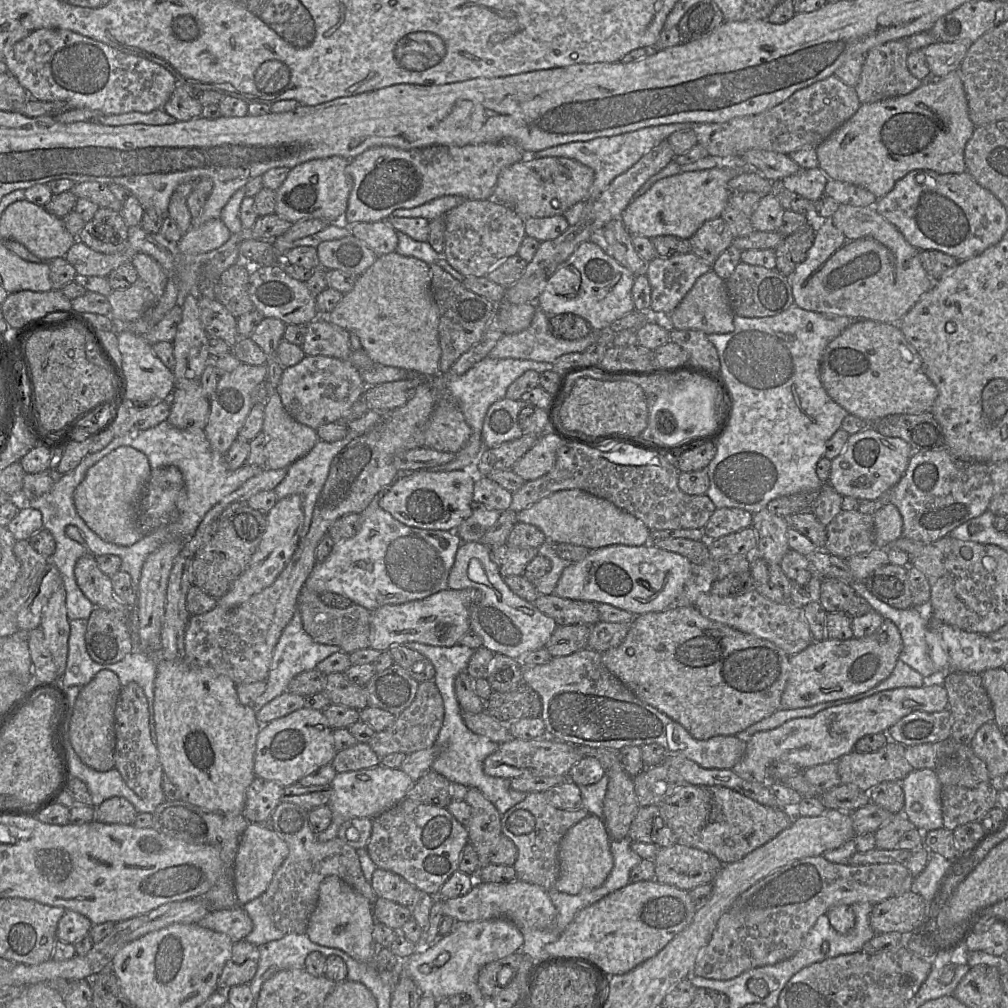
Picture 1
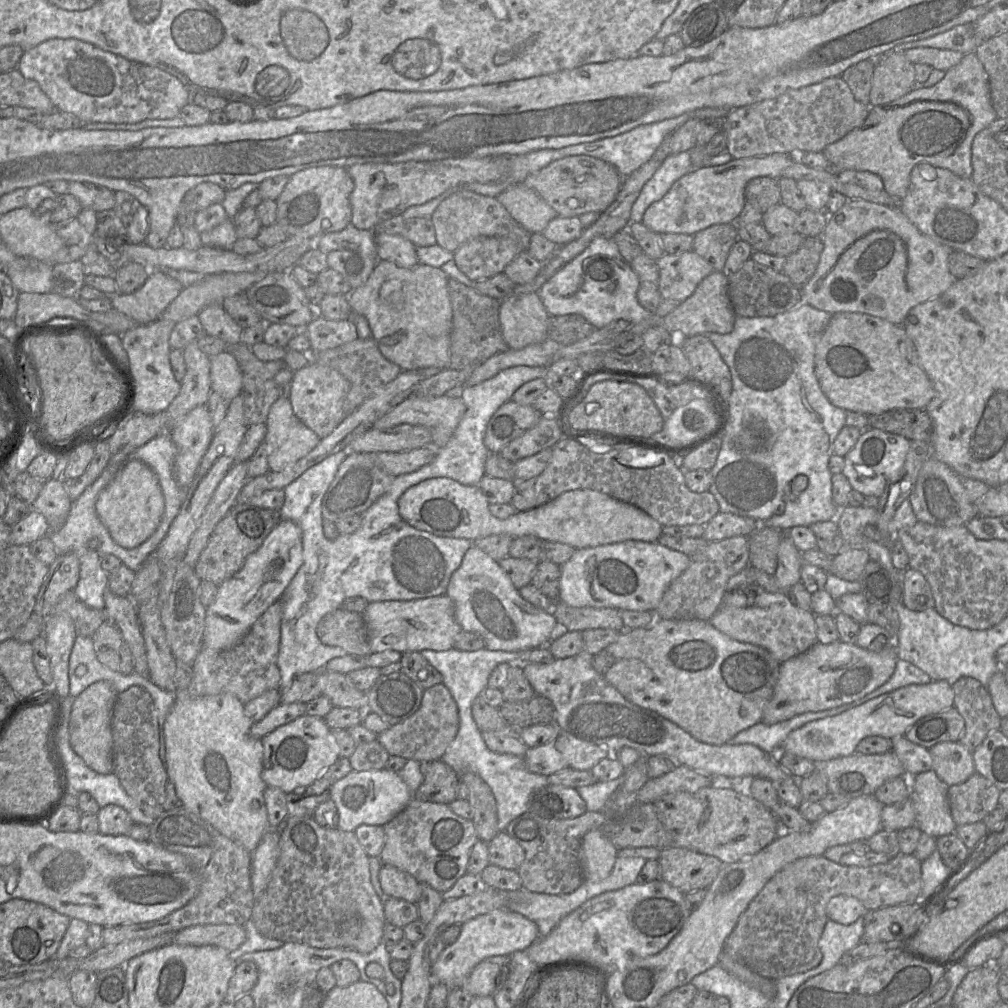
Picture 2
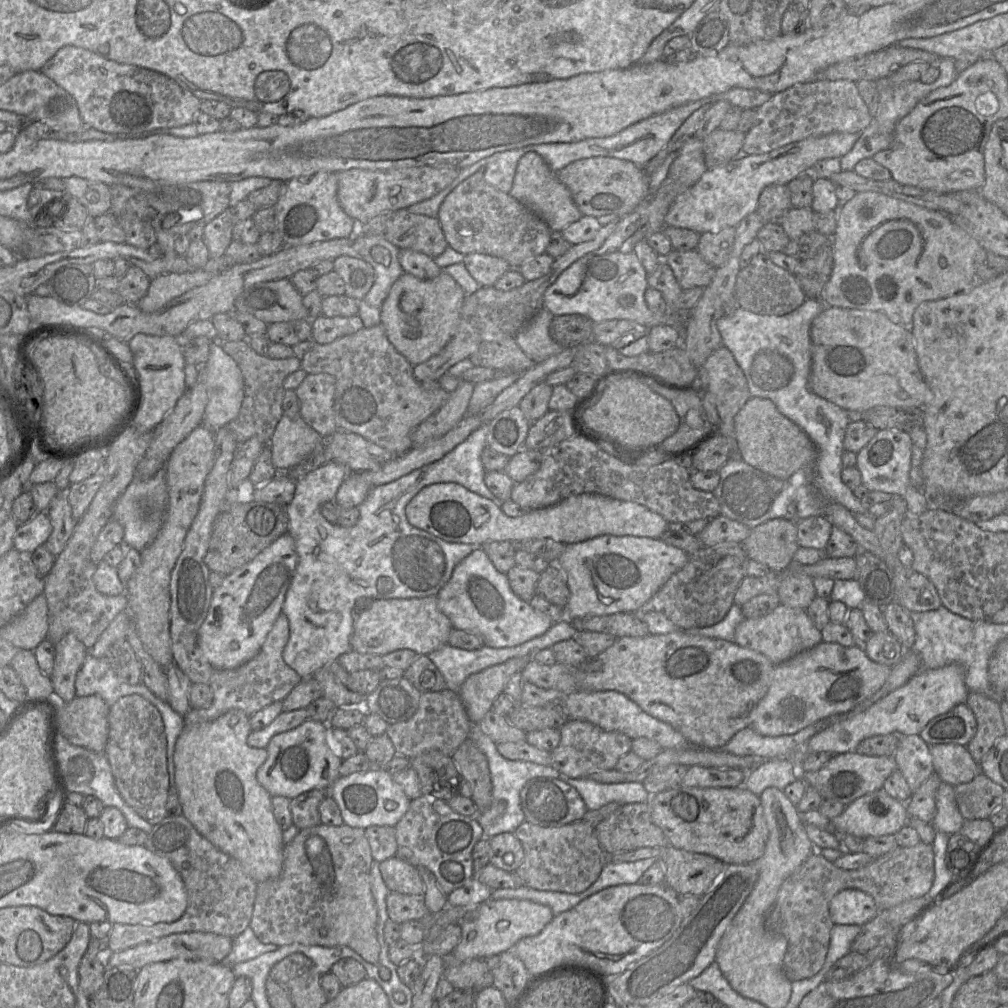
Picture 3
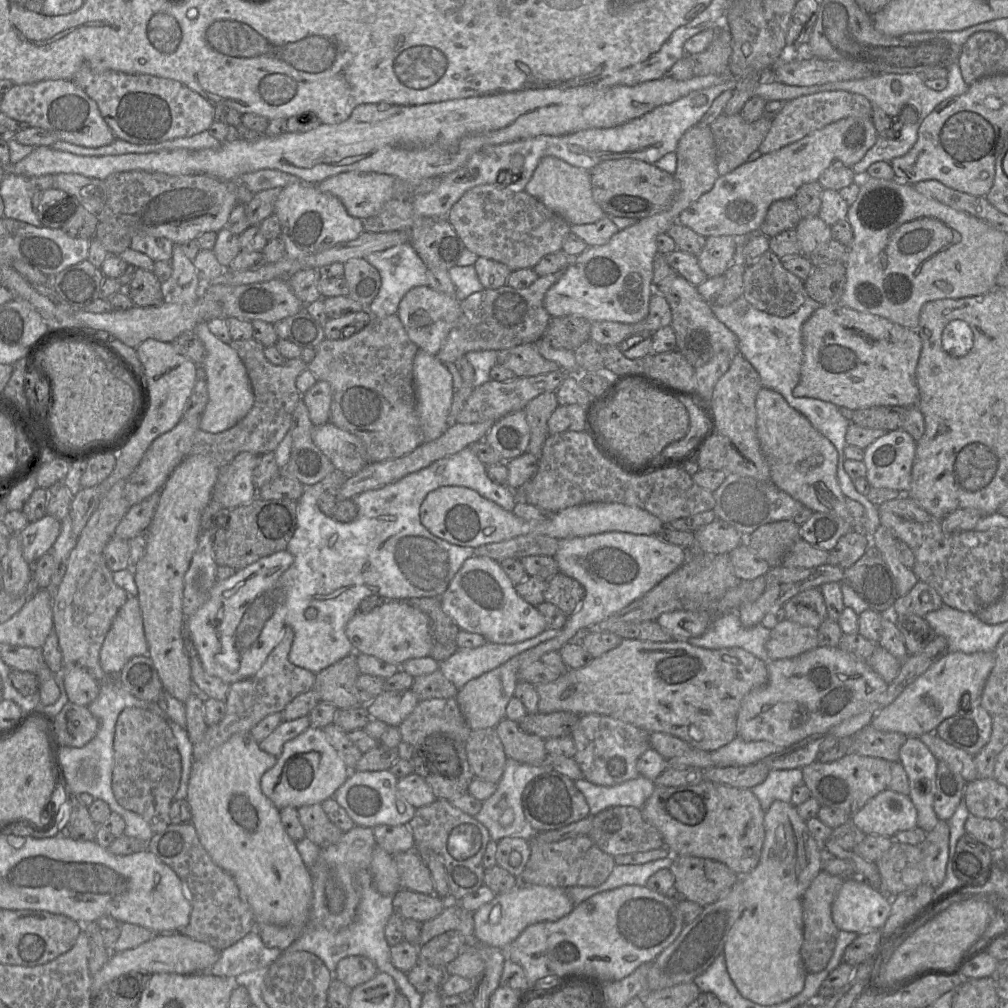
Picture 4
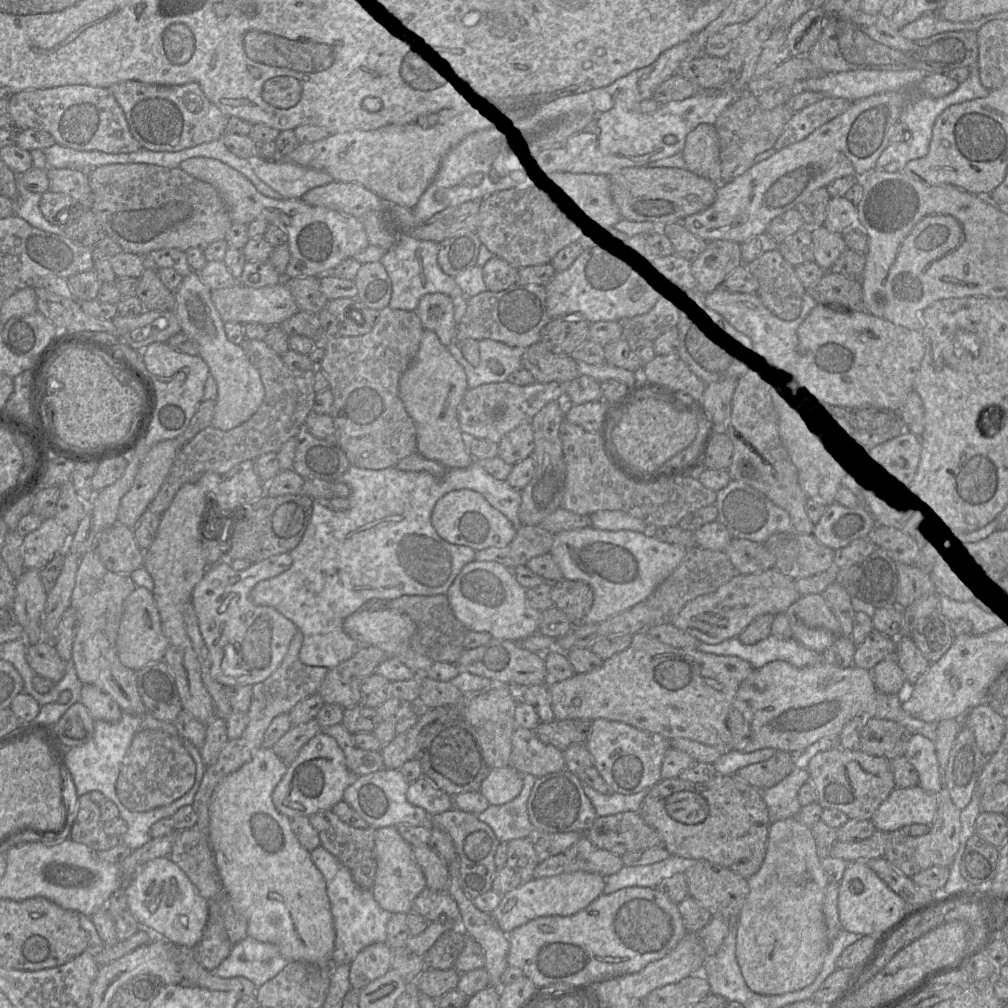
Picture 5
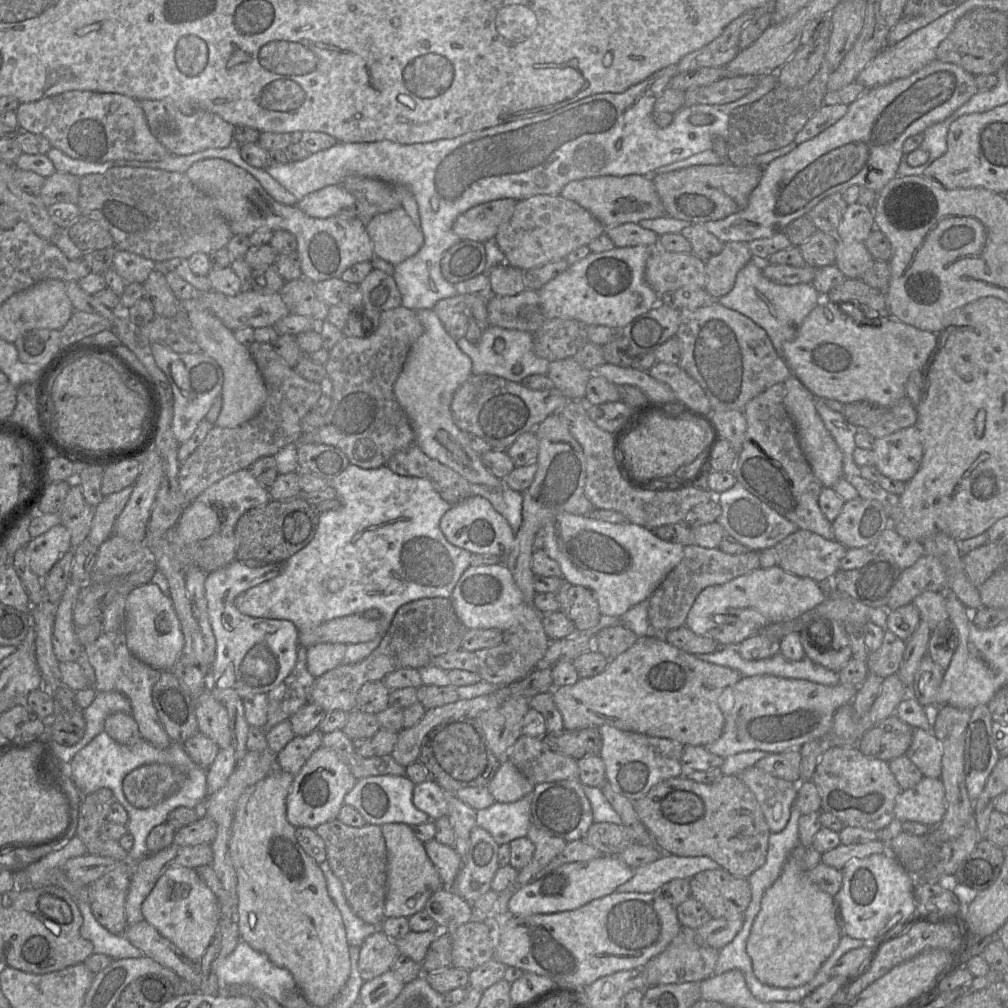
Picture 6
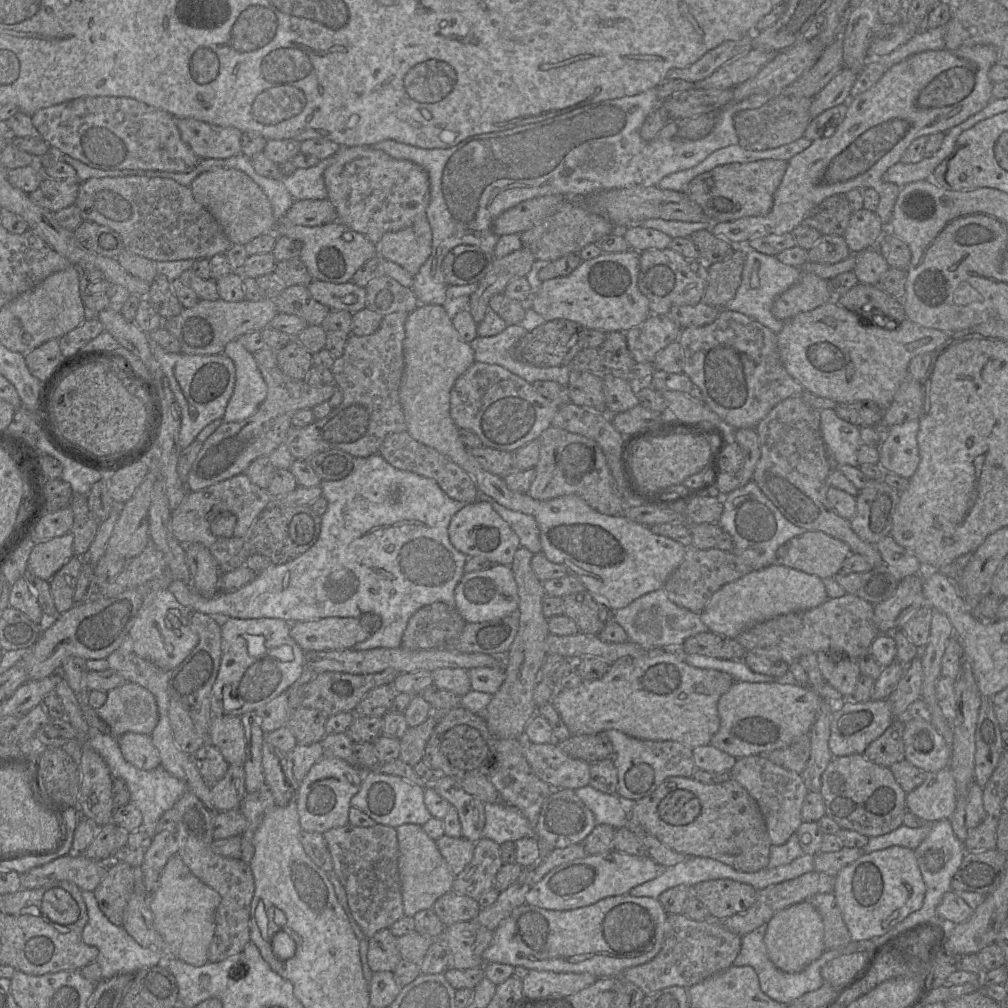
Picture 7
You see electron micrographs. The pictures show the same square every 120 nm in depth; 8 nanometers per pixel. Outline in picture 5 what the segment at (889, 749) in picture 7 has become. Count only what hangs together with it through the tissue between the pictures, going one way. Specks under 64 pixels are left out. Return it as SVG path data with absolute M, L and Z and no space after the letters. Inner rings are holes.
M867 719L858 749L872 756L893 760L905 755L912 733L895 721Z

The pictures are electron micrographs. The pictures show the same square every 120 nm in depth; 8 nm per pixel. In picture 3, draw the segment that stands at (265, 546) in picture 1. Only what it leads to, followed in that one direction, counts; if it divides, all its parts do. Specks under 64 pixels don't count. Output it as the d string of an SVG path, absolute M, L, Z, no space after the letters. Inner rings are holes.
M286 532L251 561L226 575L222 583L213 589L207 616L198 629L197 643L206 660L215 669L236 668L260 651L282 613L297 563L294 539Z

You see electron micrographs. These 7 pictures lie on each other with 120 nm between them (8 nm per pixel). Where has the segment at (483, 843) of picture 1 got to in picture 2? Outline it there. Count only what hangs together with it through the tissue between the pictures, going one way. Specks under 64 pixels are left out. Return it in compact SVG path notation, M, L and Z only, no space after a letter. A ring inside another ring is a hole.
M472 772L461 775L461 782L468 789L467 800L473 811L472 821L478 839L489 843L500 832L493 791L479 775Z

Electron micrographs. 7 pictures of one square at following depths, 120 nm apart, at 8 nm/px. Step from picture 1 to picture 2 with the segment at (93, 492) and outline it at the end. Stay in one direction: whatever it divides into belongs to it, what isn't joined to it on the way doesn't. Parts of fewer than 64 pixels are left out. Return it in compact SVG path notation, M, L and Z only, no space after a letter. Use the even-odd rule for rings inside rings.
M127 459L98 494L95 511L116 544L127 549L139 546L155 532L164 513L158 477L145 463Z

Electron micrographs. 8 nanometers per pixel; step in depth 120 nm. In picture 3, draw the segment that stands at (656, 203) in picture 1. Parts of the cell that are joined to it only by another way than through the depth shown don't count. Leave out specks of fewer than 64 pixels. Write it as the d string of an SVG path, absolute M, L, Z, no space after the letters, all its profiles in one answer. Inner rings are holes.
M831 133L809 137L771 152L748 155L739 160L708 169L699 181L679 194L669 208L665 225L693 230L699 234L717 233L727 227L737 227L741 220L757 210L763 189L770 185L787 185L801 174L812 171L816 162L846 155L860 134Z

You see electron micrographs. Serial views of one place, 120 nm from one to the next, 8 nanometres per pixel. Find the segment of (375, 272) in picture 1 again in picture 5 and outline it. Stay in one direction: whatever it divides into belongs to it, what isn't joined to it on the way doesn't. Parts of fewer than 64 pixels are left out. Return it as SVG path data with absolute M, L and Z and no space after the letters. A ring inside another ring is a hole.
M429 293L419 300L415 313L425 330L436 333L441 343L448 347L454 342L456 322L451 297L443 293Z

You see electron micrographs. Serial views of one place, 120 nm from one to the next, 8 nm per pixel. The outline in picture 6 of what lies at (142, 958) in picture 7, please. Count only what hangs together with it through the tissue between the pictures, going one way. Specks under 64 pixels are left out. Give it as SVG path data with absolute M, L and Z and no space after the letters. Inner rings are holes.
M79 900L77 903L83 917L80 935L92 942L93 953L105 954L112 960L143 956L143 952L135 947L125 935L114 935L97 922L89 900Z

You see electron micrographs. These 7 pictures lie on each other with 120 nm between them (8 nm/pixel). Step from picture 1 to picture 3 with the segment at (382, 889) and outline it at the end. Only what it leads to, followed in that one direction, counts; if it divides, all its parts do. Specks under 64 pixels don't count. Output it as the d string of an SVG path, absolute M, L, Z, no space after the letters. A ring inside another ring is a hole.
M388 858L380 863L382 879L390 892L424 895L424 883L416 866L398 858Z

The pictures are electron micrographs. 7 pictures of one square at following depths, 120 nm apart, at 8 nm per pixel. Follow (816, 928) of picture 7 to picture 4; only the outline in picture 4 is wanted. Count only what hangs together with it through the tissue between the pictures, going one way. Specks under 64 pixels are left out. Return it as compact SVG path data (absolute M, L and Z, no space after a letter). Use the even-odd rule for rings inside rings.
M774 801L765 811L765 839L758 865L741 877L745 889L743 912L732 927L723 954L729 976L739 993L746 999L762 1006L783 1003L798 995L804 988L807 971L802 957L803 908L802 897L813 879L822 870L821 845L810 833L806 821L791 803Z

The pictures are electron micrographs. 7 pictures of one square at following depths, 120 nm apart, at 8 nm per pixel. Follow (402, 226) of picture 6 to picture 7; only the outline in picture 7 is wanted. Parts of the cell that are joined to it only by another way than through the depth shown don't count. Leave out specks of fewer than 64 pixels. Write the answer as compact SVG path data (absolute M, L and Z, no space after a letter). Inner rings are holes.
M406 227L398 231L385 233L380 241L375 244L375 247L378 255L400 265L412 276L415 276L430 256L432 244L420 238L411 227Z

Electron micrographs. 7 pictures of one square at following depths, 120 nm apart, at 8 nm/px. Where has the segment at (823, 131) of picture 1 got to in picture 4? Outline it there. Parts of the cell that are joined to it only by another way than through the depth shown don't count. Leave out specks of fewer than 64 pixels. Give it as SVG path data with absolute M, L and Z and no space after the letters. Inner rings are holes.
M843 90L824 91L786 102L785 106L772 118L771 128L761 143L758 151L764 155L792 144L810 133L848 117L872 117L872 105L860 94Z

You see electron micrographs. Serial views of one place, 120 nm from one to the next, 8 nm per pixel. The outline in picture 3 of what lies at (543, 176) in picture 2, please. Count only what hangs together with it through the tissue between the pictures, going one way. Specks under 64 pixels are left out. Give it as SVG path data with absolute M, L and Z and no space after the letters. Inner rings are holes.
M595 156L574 161L556 172L569 190L582 215L600 217L615 214L624 217L650 196L649 176L643 167L614 157Z

